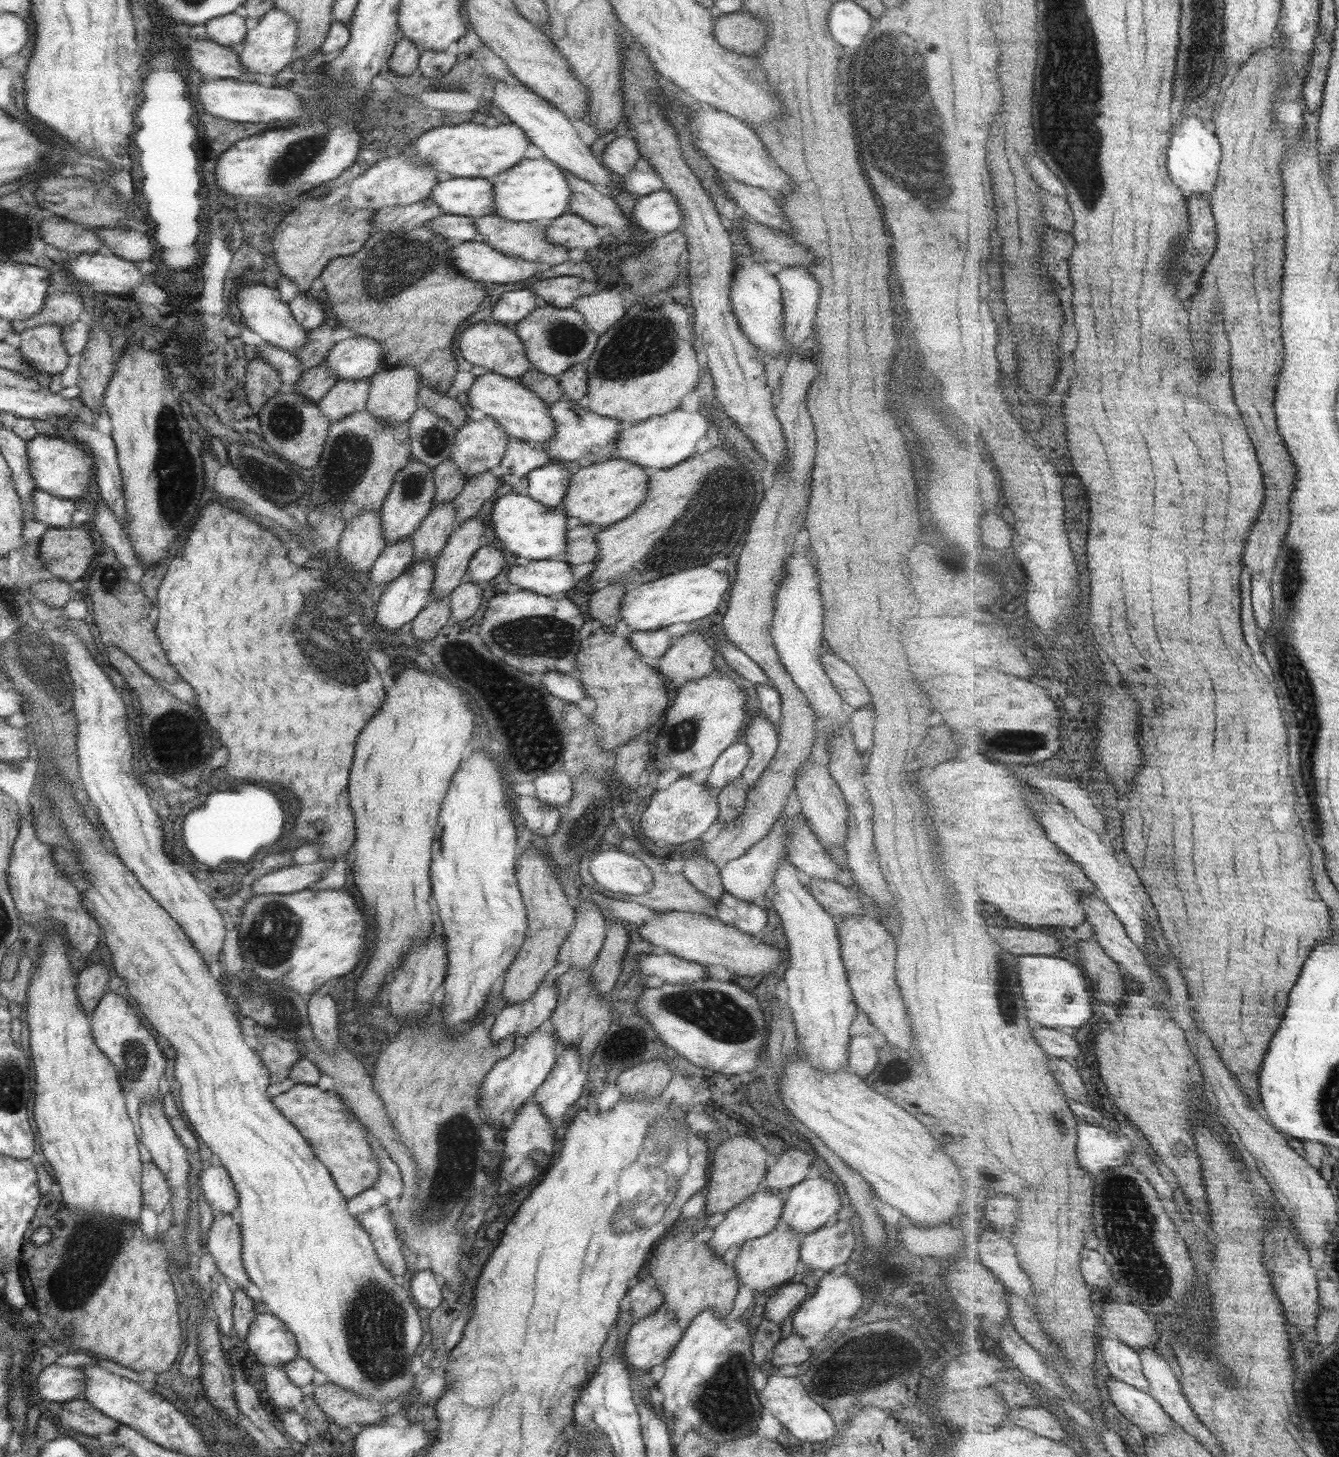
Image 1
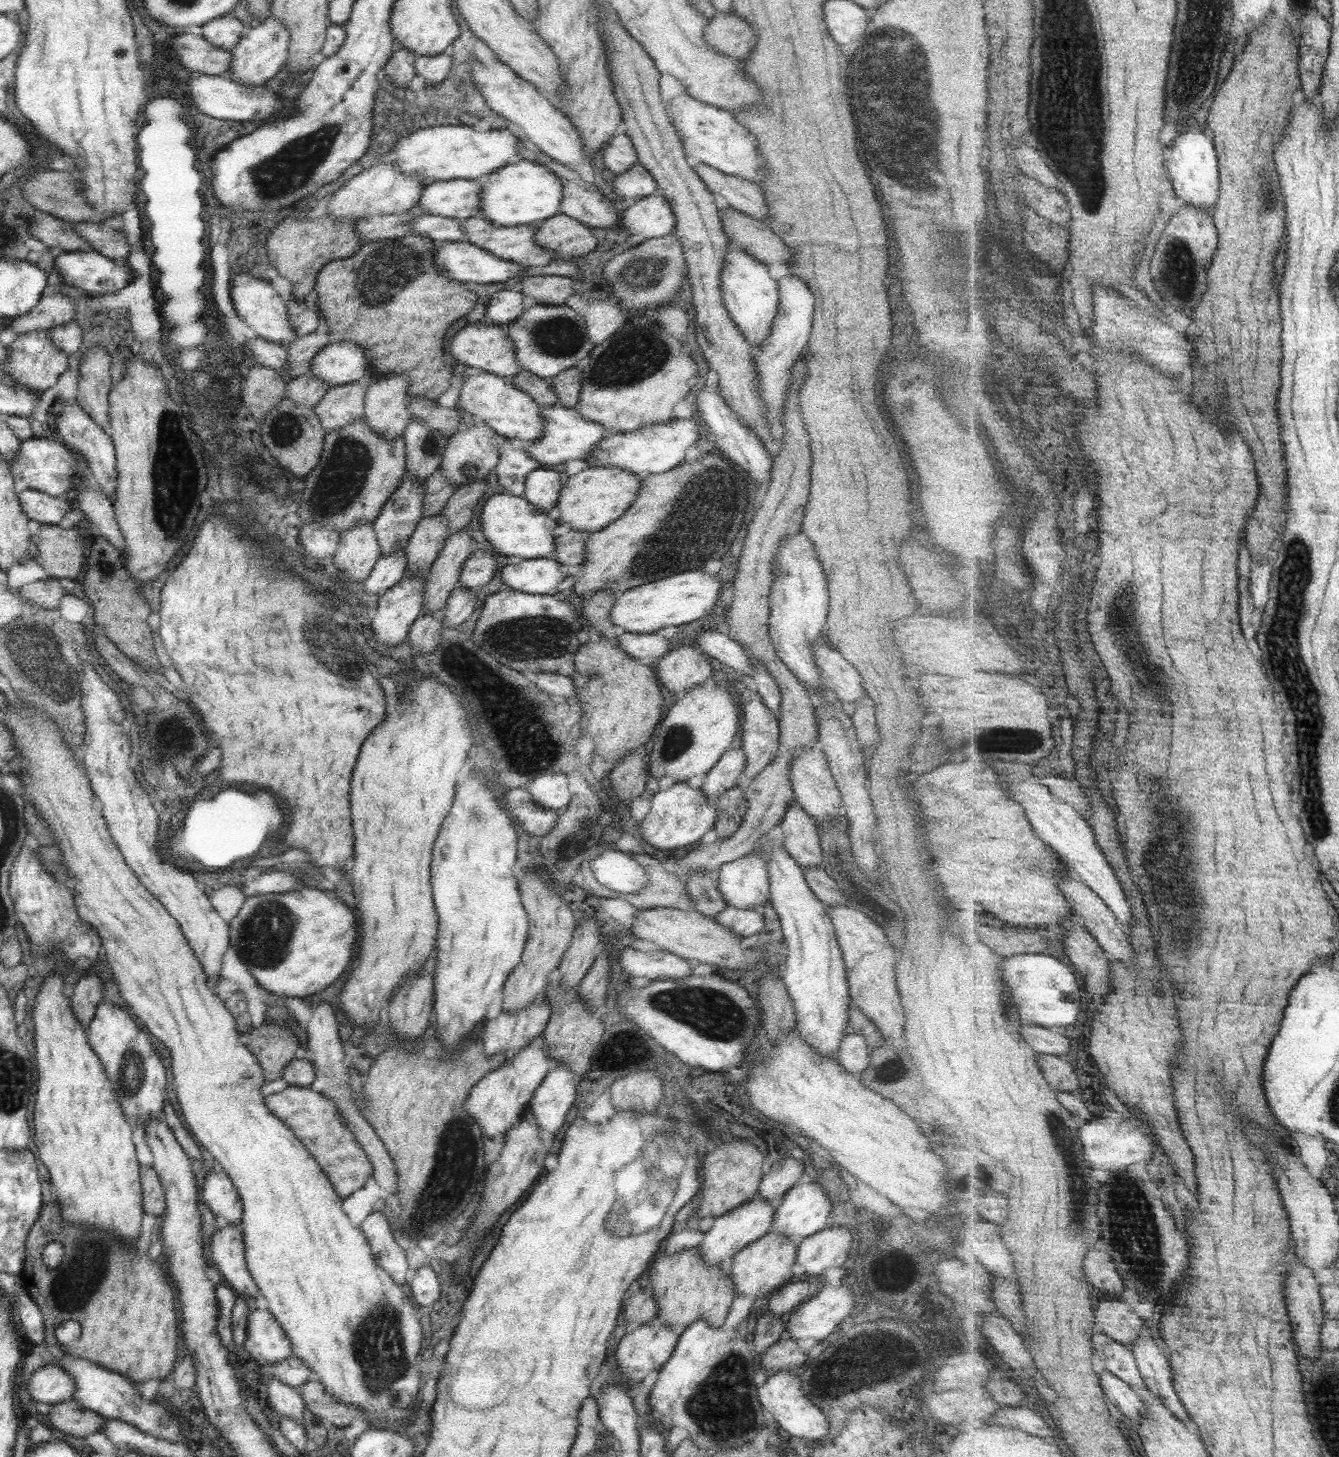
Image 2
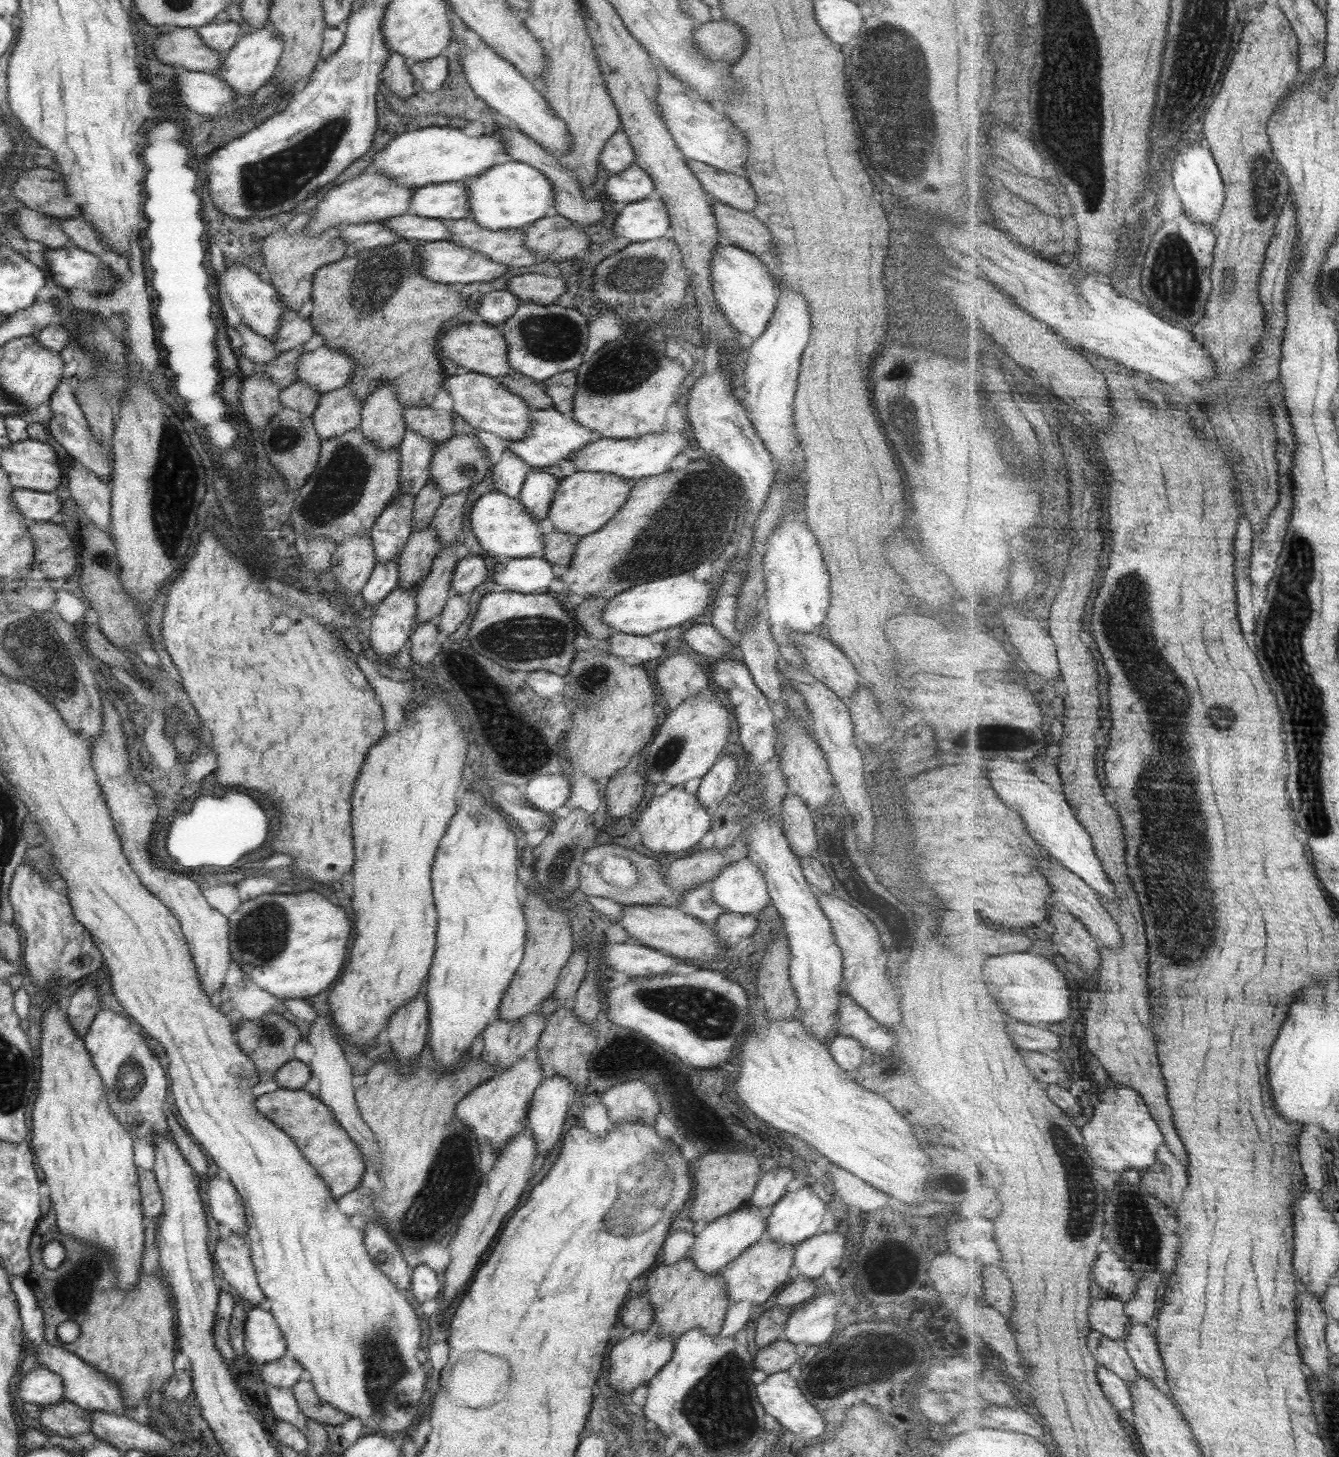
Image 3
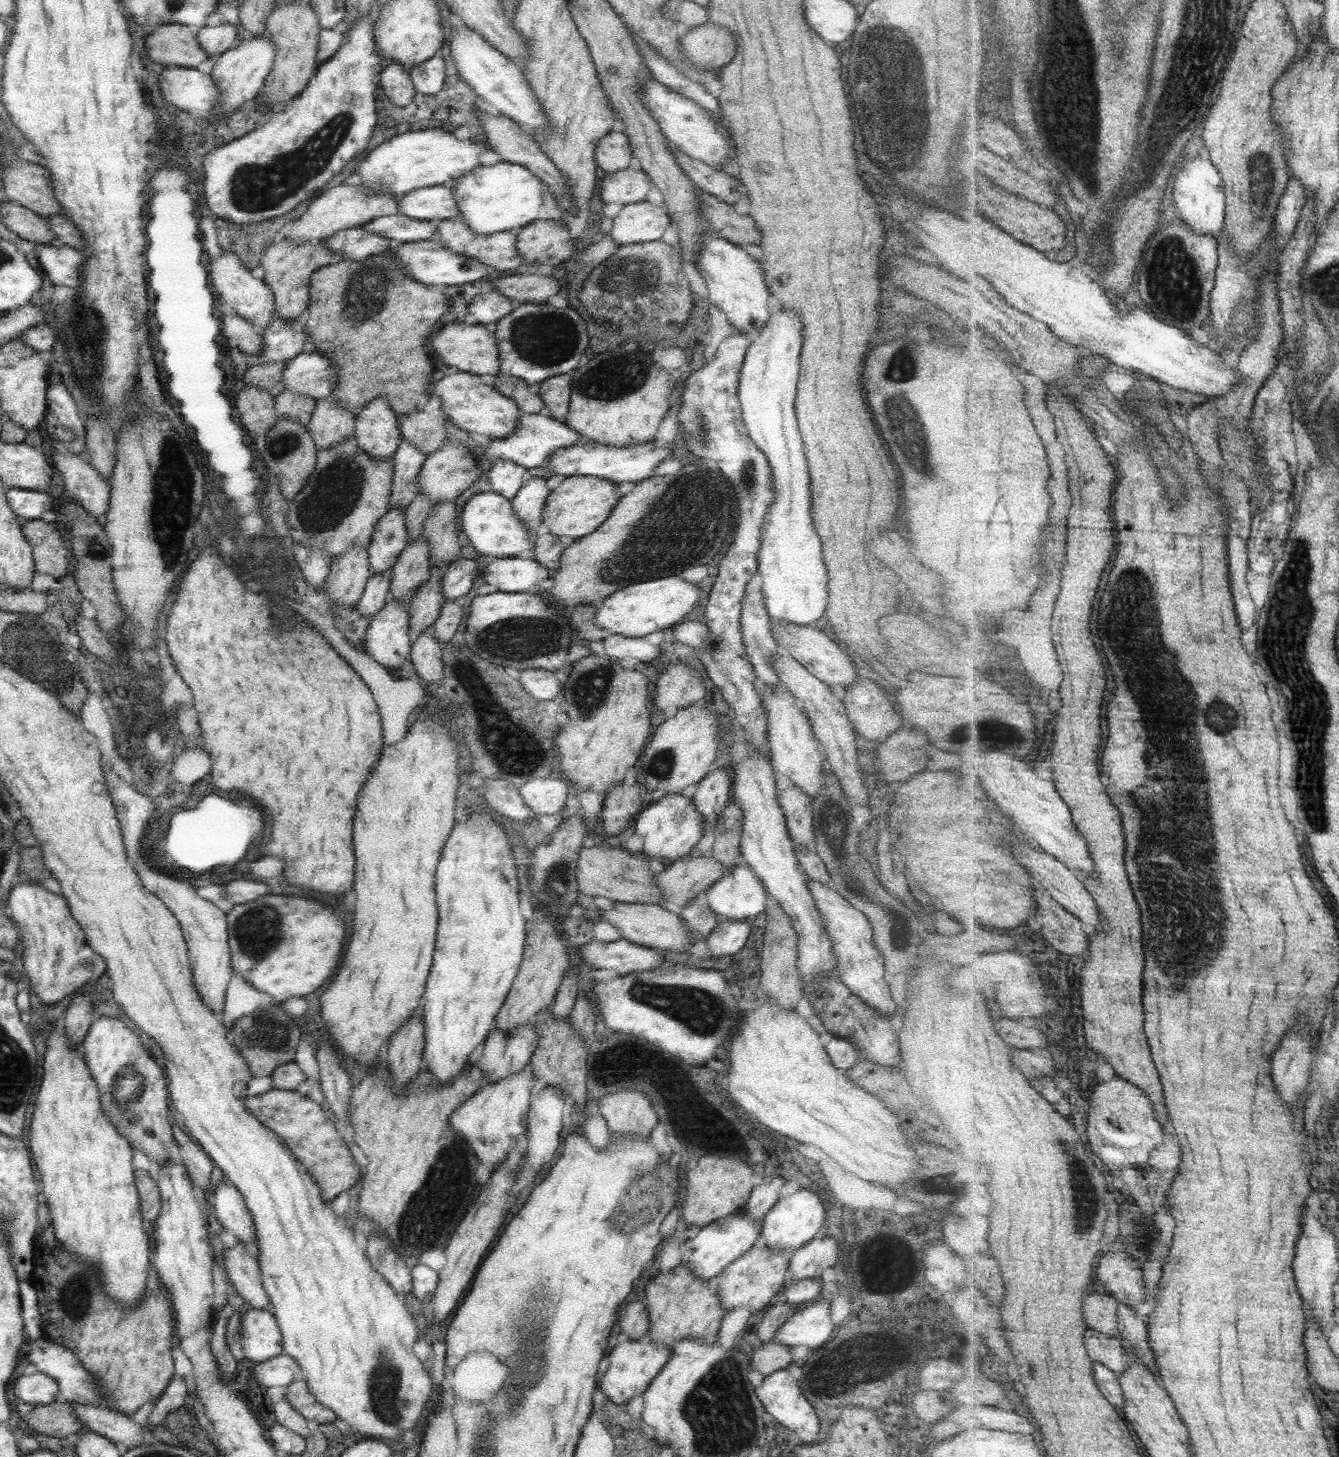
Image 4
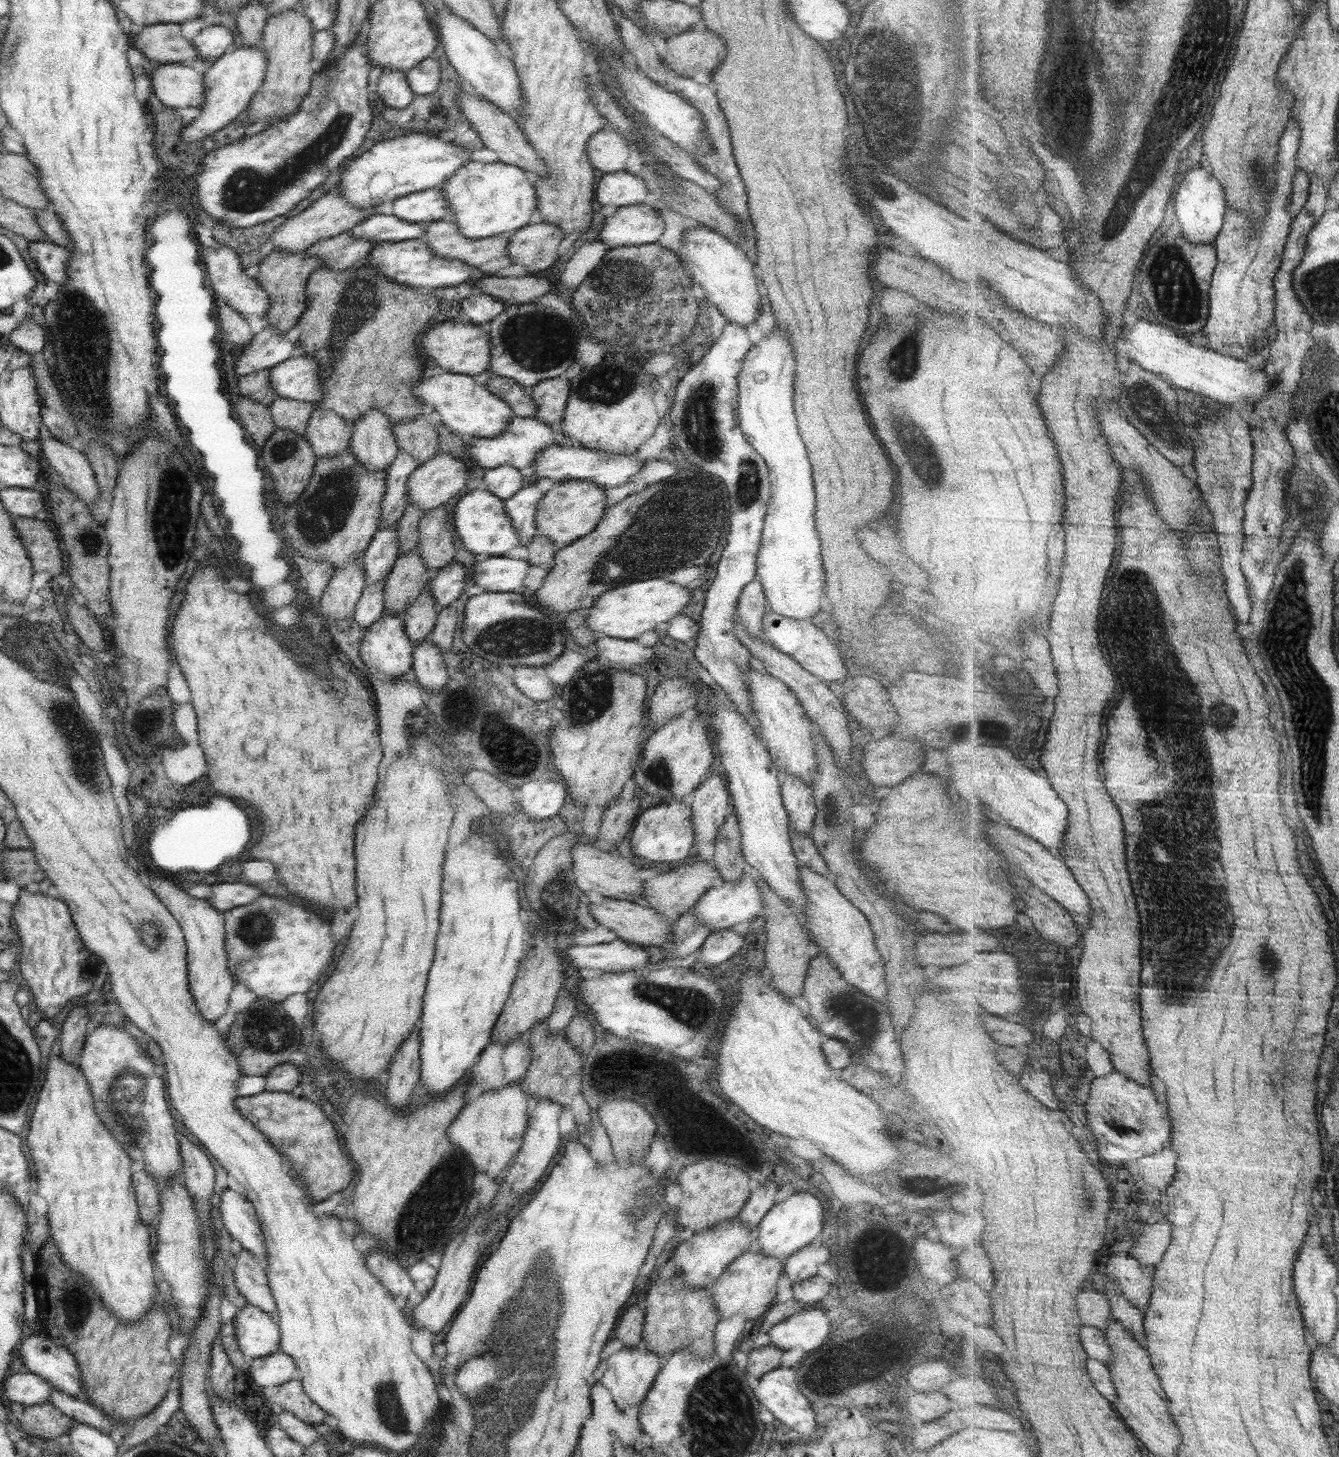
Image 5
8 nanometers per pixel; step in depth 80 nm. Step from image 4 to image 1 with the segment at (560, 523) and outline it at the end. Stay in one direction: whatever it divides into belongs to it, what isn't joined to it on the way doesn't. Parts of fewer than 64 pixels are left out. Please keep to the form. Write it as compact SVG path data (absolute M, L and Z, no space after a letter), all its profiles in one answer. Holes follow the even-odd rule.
M609 458L605 462L582 467L574 474L571 472L570 482L562 496L562 507L566 518L577 518L592 532L599 532L633 512L645 498L647 483L648 476L640 466Z

